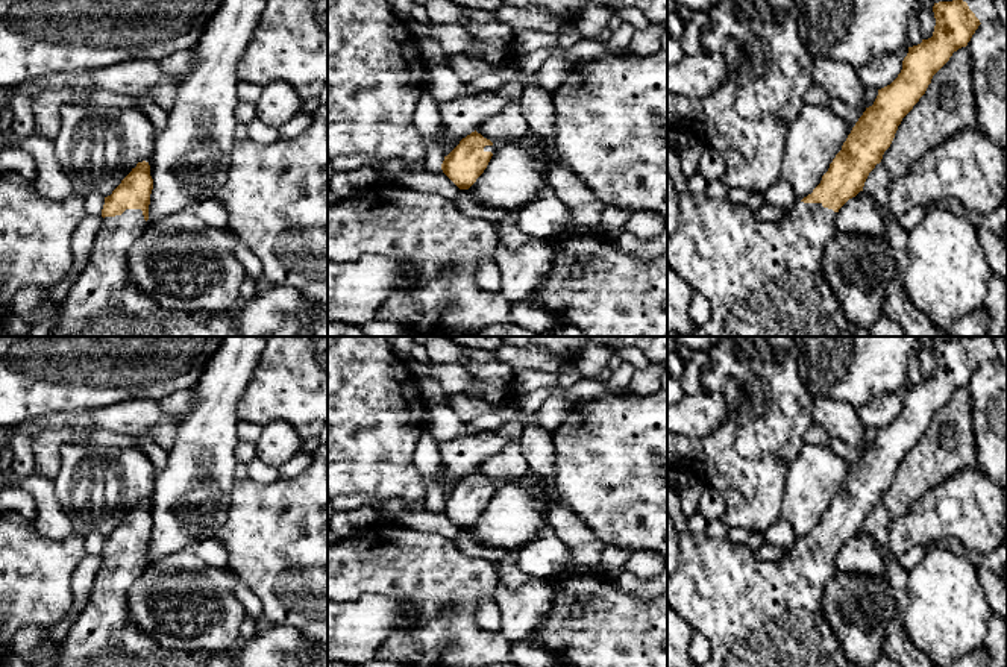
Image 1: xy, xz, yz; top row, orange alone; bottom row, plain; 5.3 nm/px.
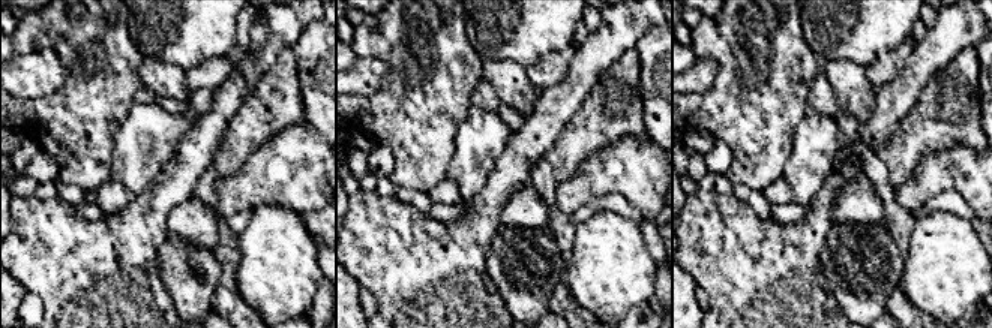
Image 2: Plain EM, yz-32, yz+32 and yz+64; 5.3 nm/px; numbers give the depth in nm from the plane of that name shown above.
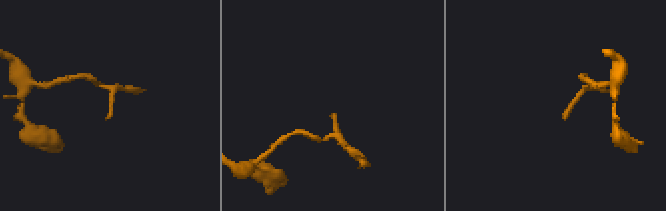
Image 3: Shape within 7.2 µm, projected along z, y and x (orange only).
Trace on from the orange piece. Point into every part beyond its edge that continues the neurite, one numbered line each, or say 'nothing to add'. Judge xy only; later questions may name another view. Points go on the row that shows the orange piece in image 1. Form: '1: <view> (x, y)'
1: xy (102, 300)

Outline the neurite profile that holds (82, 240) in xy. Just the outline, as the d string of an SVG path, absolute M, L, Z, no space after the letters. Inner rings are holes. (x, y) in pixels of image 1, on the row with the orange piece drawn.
M102 214L86 215L71 235L73 267L68 274L53 288L45 290L50 303L61 306L77 274L83 270L93 250L94 240L103 227Z

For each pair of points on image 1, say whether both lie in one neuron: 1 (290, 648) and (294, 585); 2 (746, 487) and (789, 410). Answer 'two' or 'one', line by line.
1: two
2: one

